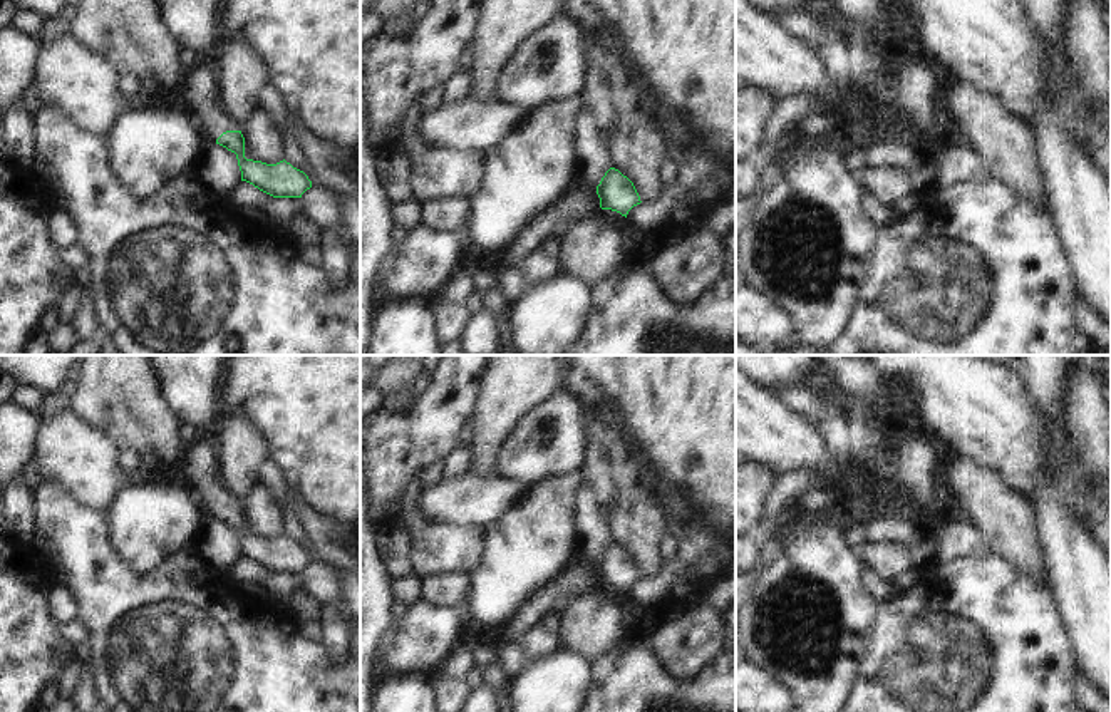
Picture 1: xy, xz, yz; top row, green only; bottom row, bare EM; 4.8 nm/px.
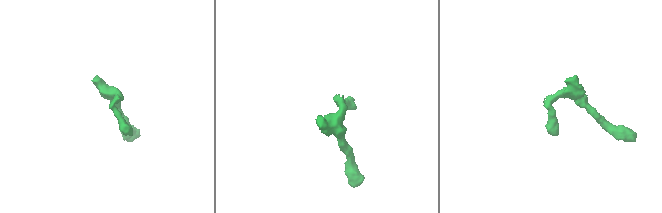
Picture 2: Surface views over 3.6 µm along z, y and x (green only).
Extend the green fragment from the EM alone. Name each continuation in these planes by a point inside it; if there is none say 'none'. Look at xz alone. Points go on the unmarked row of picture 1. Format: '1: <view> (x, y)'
none

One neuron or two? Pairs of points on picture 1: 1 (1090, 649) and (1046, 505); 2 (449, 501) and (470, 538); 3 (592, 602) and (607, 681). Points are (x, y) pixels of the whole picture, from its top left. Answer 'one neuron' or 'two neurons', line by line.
1: one neuron
2: two neurons
3: two neurons

